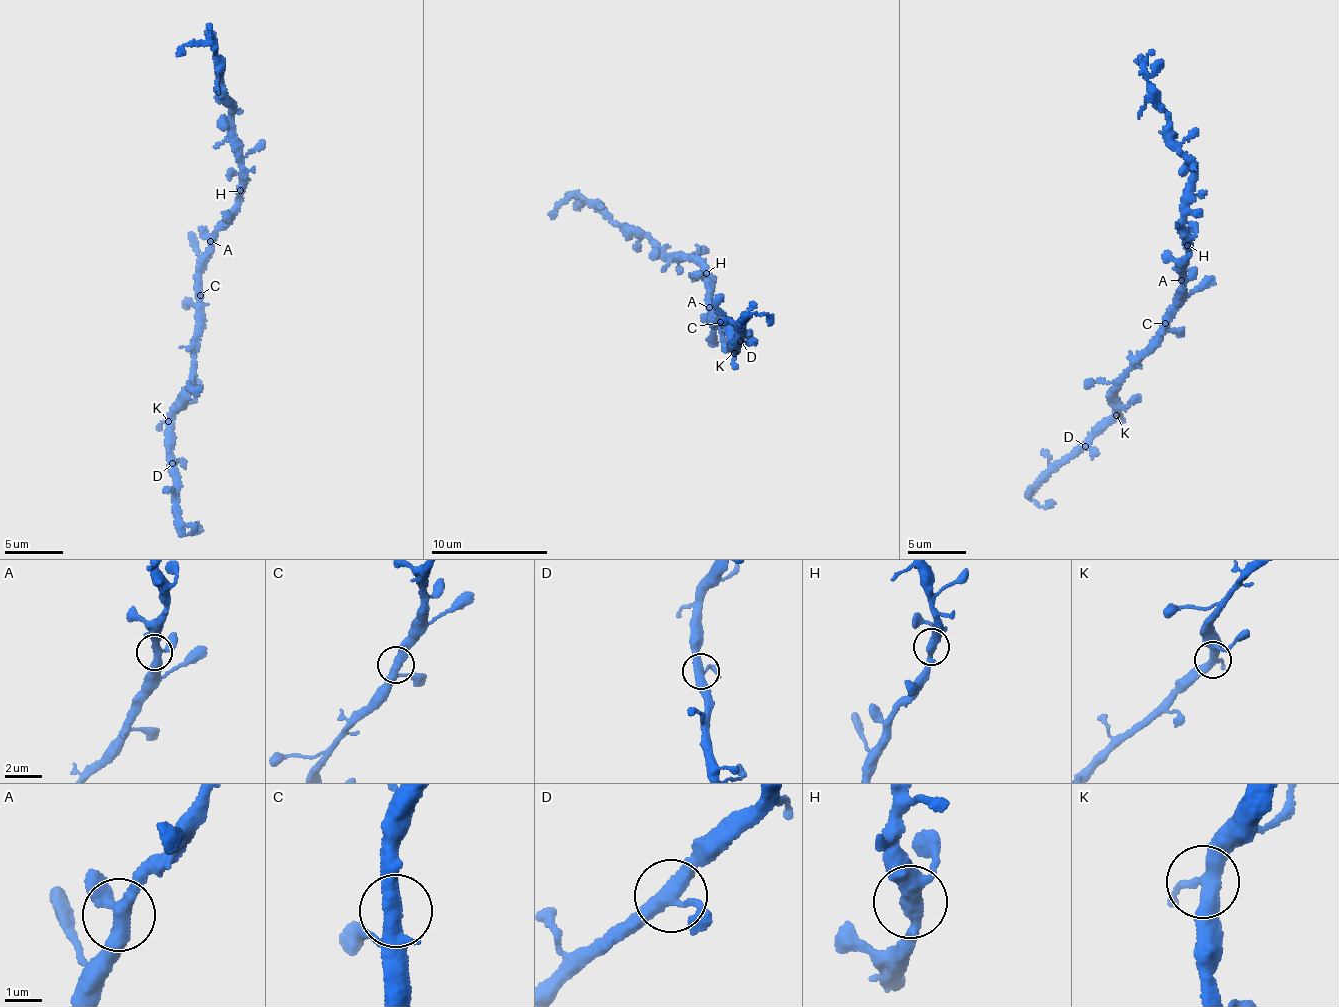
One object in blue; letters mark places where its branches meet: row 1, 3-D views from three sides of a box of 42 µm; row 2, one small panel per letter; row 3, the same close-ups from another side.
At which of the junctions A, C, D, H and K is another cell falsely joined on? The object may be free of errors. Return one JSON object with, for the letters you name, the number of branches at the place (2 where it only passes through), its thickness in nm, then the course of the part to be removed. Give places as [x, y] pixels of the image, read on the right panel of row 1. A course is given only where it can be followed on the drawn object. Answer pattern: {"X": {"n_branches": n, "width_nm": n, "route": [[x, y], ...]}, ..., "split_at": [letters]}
{"split_at": []}

